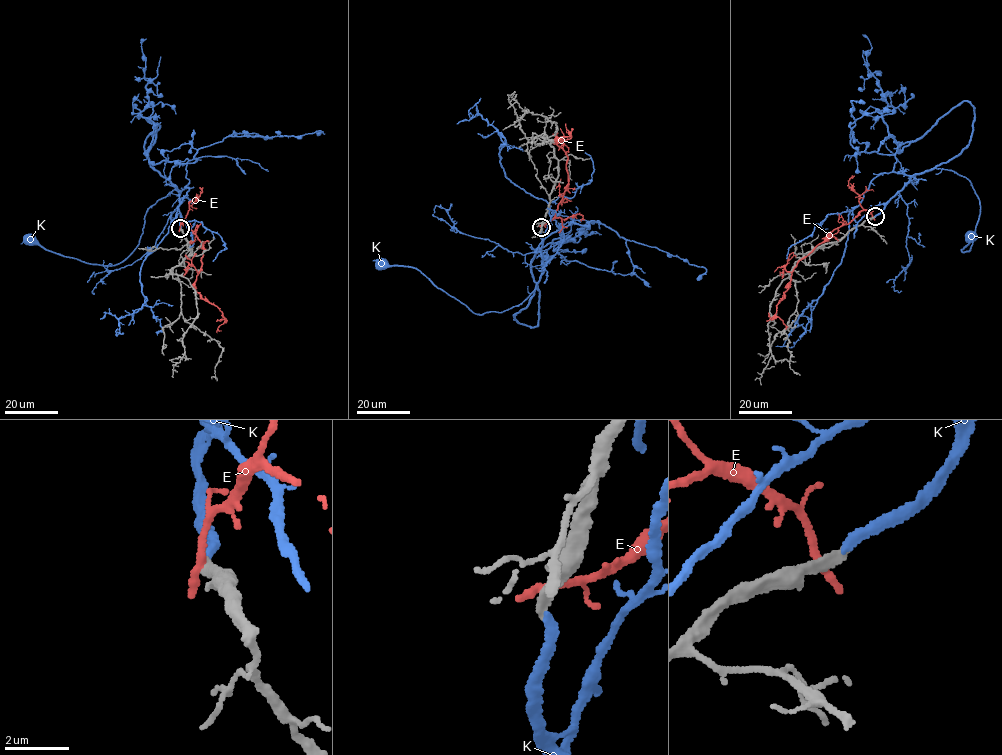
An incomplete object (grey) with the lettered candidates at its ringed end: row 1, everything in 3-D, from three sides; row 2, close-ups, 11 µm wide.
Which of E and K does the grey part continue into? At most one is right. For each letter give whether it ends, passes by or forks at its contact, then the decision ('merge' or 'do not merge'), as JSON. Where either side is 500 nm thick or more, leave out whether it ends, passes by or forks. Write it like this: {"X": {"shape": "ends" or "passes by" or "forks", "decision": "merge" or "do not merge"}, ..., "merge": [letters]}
{"E": {"shape": "ends", "decision": "do not merge"}, "K": {"shape": "ends", "decision": "merge"}, "merge": ["K"]}

